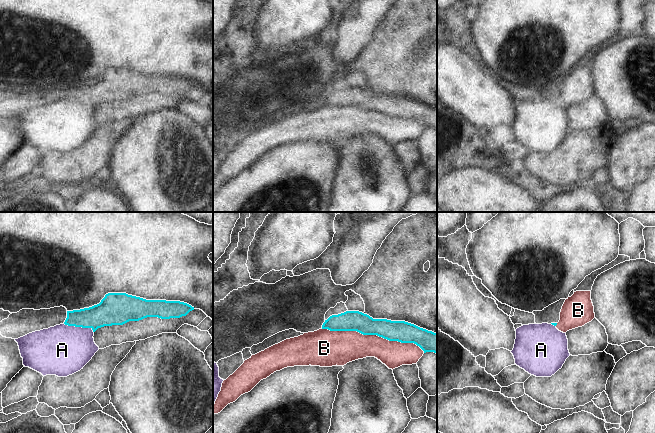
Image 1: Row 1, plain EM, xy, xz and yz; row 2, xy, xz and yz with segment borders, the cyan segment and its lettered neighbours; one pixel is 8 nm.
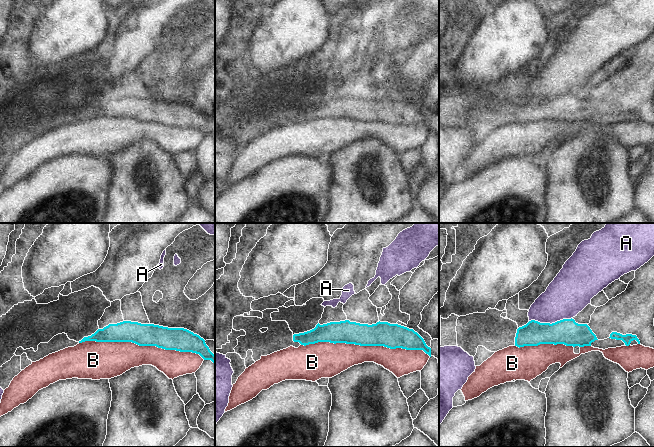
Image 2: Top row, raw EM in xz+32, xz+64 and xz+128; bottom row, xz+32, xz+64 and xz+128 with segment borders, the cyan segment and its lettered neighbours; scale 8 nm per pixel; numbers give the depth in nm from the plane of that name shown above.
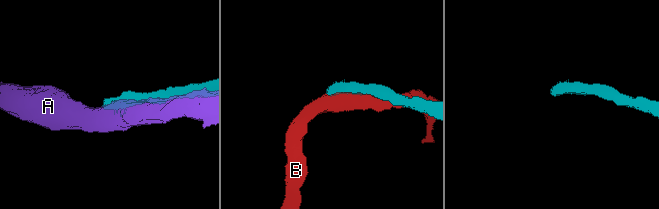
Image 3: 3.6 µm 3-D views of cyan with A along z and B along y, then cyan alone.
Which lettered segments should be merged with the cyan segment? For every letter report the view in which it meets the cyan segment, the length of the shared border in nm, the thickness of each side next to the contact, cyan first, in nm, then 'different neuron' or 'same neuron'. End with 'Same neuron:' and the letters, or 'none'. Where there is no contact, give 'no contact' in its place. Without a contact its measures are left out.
A: meets cyan in xy; contact 260 nm long; 200 nm thick on the cyan side, 420 nm on the other; different neuron
B: meets cyan in xz; contact 850 nm long; 170 nm thick on the cyan side, 260 nm on the other; different neuron
Same neuron: none

